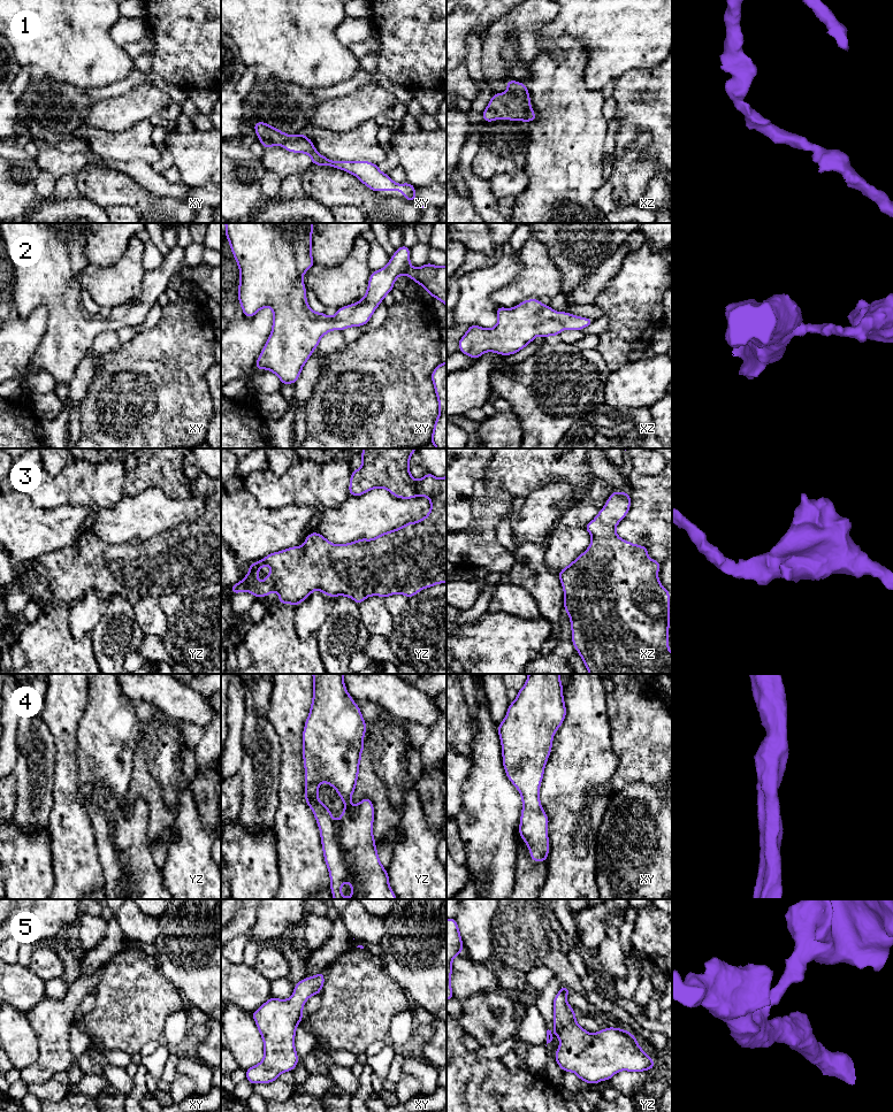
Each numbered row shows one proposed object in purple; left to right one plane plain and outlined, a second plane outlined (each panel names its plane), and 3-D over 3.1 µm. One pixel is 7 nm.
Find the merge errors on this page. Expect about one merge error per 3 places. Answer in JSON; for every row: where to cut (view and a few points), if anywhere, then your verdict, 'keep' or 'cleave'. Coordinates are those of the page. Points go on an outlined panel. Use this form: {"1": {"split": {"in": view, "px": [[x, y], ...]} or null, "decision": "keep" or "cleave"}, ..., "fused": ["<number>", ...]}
{"1": {"split": null, "decision": "keep"}, "2": {"split": null, "decision": "keep"}, "3": {"split": null, "decision": "keep"}, "4": {"split": null, "decision": "keep"}, "5": {"split": null, "decision": "keep"}, "fused": []}

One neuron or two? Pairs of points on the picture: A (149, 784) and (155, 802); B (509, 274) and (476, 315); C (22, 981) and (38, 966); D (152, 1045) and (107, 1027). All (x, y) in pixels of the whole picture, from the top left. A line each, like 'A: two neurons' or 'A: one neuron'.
A: one neuron
B: one neuron
C: two neurons
D: two neurons

